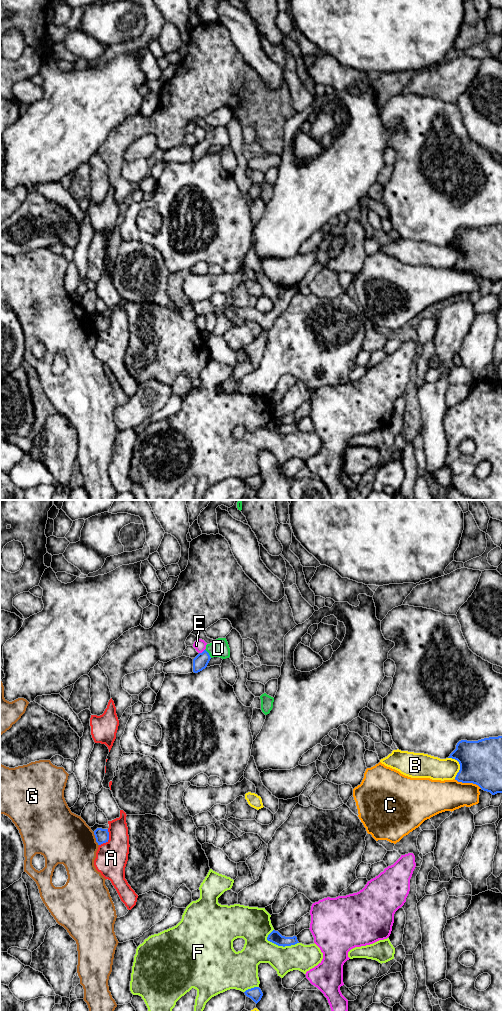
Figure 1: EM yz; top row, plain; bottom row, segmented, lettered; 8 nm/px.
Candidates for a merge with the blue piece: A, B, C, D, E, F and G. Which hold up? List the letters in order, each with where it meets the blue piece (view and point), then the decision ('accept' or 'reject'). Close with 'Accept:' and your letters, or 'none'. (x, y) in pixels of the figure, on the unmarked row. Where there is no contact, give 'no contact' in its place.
A: yz (108, 327) | reject
B: yz (460, 253) | reject
C: yz (468, 270) | reject
D: yz (208, 141) | accept
E: yz (202, 140) | reject
F: yz (282, 433) | reject
G: yz (96, 327) | reject
Accept: D

